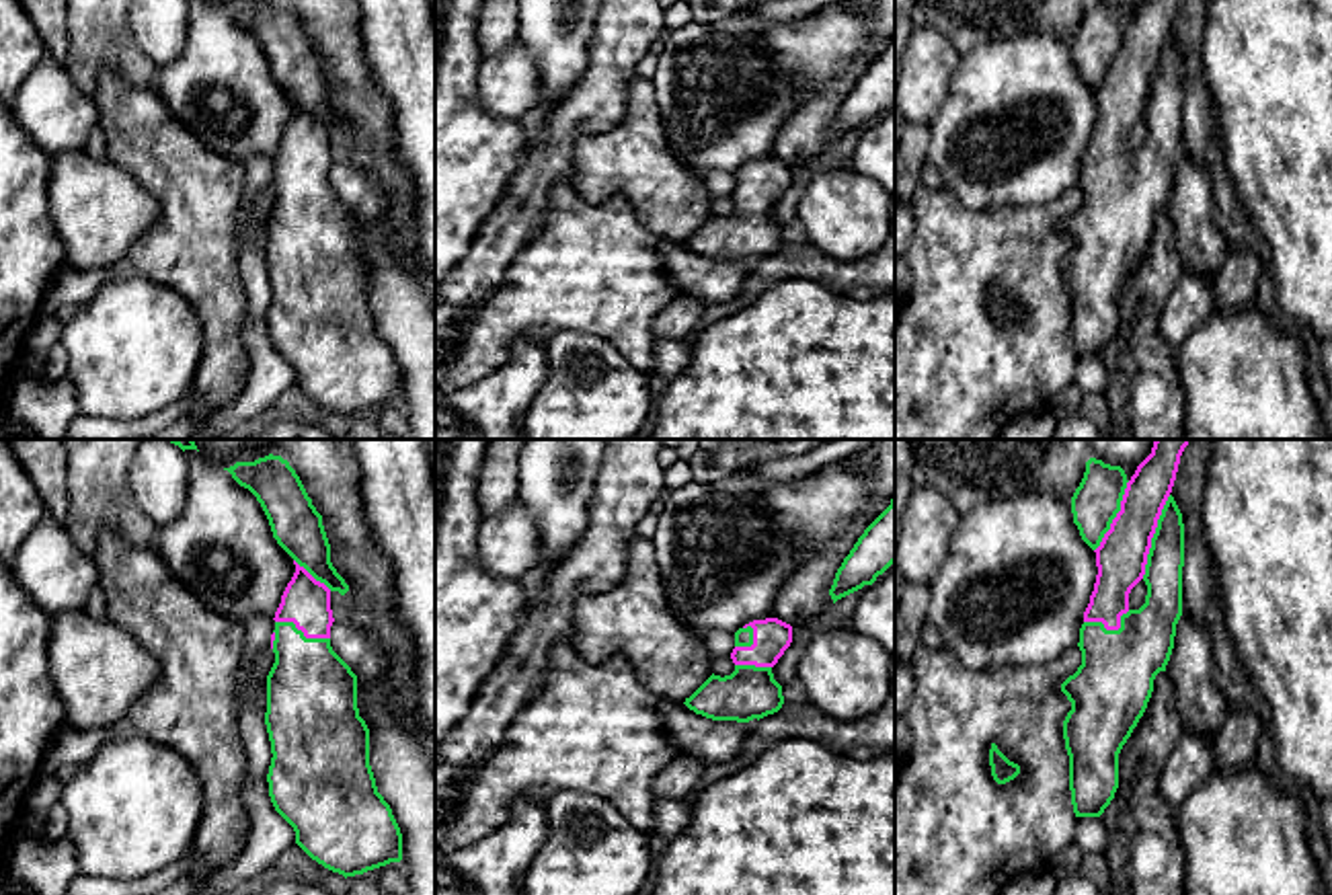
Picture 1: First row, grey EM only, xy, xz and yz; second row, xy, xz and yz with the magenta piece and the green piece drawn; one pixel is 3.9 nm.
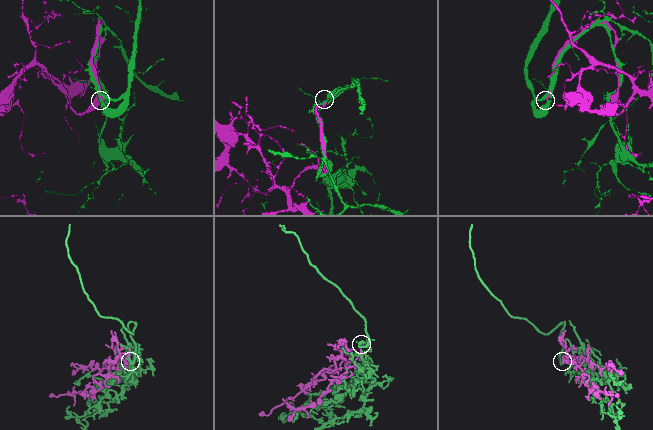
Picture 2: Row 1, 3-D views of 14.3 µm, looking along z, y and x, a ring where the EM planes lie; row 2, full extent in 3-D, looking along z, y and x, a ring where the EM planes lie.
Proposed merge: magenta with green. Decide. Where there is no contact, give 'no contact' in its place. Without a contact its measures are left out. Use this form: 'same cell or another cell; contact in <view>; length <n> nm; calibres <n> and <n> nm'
same cell; contact in yz; length 340 nm; calibres 200 and 140 nm

